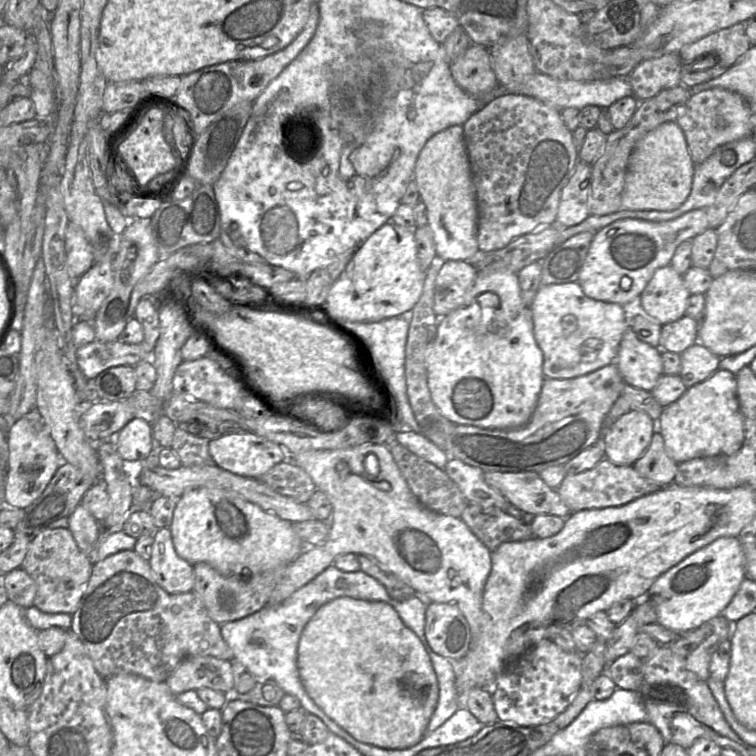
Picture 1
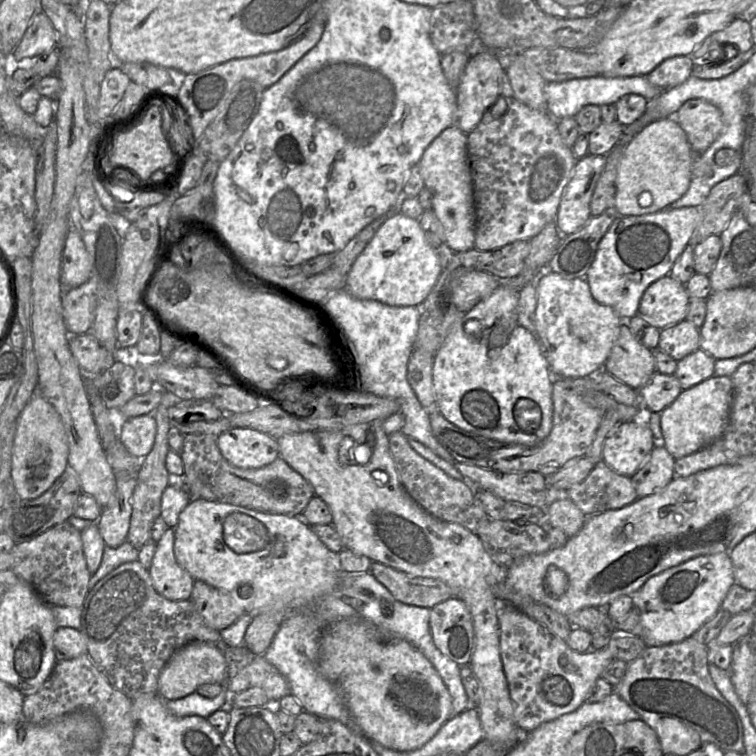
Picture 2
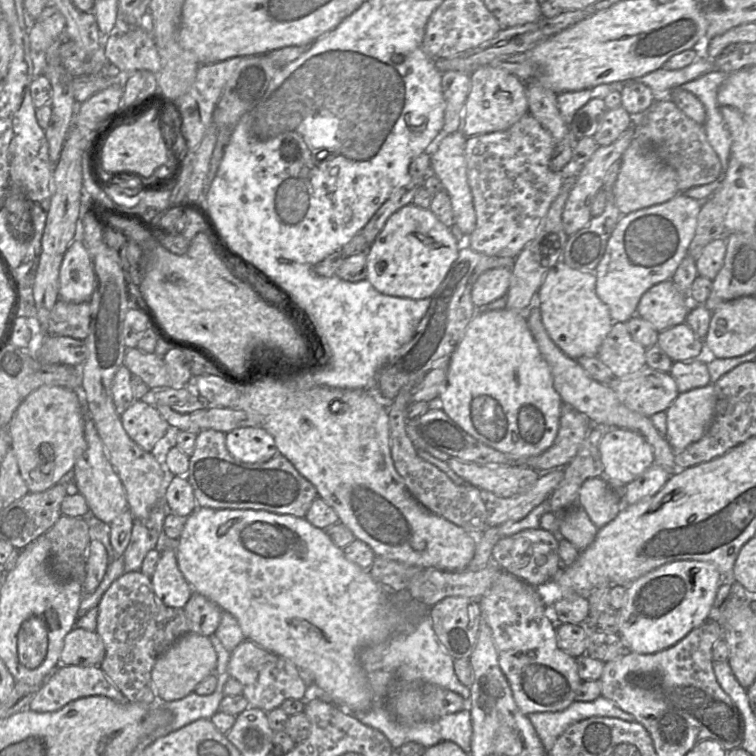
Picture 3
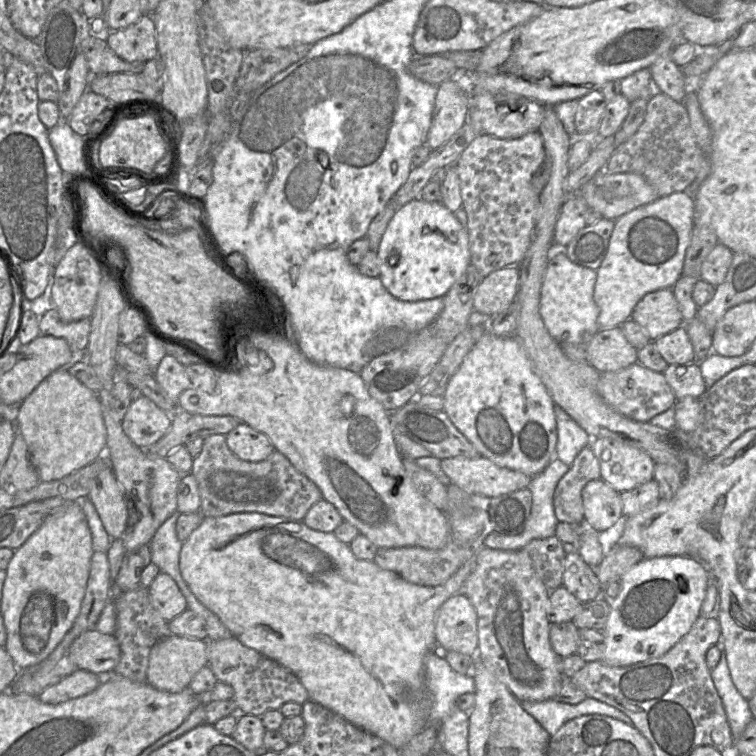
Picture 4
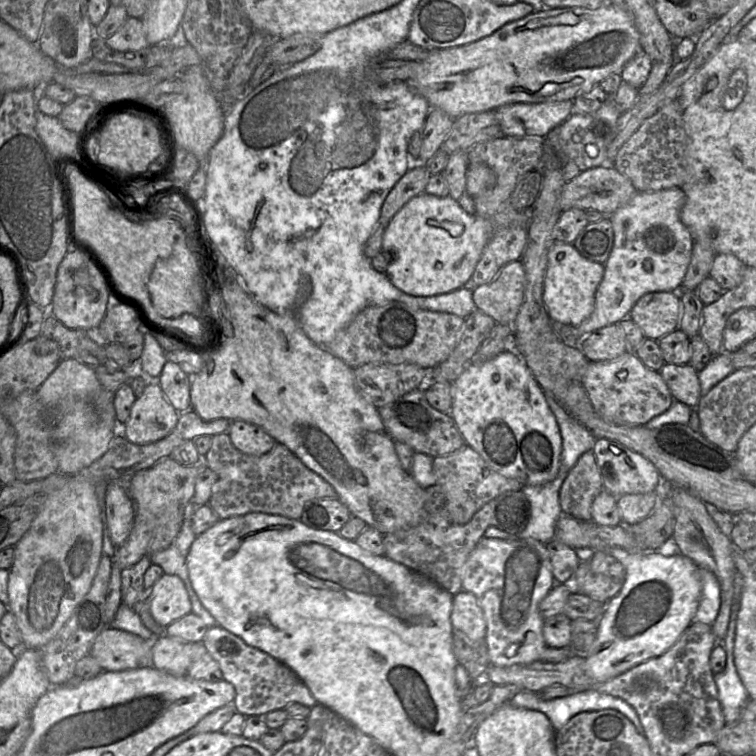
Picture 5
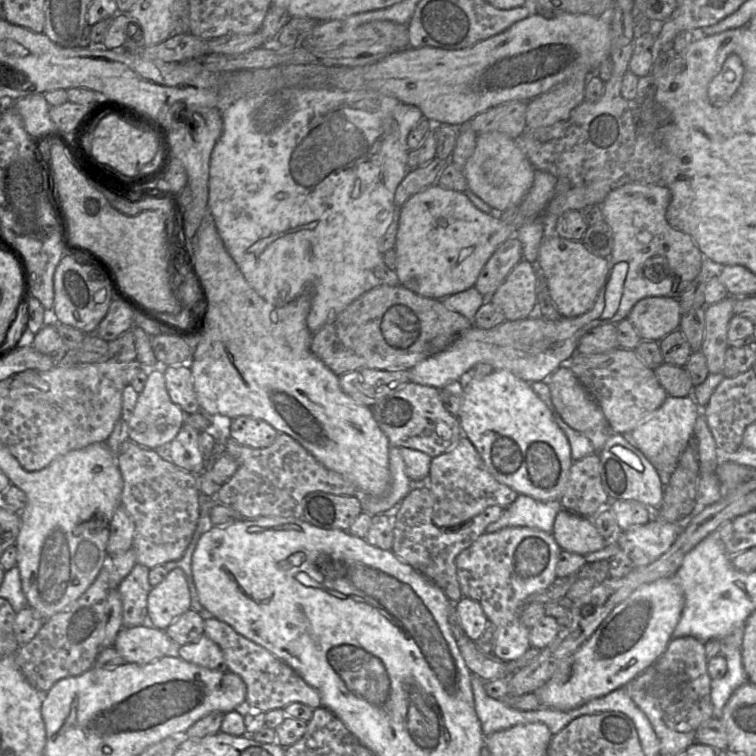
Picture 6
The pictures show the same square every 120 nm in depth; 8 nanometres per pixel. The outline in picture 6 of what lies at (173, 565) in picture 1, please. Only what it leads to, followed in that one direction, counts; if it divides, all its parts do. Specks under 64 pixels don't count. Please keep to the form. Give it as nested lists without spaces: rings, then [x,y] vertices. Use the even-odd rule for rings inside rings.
[[[179,568],[170,571],[148,595],[149,622],[159,630],[166,630],[174,620],[190,609],[191,598],[187,579]]]

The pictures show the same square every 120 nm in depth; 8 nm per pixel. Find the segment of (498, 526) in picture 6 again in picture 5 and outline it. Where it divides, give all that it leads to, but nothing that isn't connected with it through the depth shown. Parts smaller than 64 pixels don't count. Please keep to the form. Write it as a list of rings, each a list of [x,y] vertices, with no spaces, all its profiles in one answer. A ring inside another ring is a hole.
[[[561,465],[554,480],[543,485],[522,487],[521,490],[530,504],[530,517],[521,533],[513,535],[496,527],[488,527],[484,537],[508,541],[532,538],[544,544],[555,539],[556,524],[562,513],[559,492],[568,471]]]

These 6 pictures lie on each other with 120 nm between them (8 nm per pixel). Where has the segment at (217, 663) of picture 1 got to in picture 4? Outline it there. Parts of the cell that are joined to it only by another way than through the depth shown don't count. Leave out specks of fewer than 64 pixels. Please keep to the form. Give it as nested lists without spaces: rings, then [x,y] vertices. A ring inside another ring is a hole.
[[[169,635],[158,641],[150,651],[147,668],[147,683],[152,687],[168,692],[180,693],[189,689],[194,675],[208,665],[206,655],[207,640],[192,639],[177,635]]]

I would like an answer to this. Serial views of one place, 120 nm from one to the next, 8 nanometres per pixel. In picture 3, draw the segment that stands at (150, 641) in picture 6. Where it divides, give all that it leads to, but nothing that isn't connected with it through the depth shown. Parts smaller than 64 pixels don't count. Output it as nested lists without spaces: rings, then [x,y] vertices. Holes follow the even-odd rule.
[[[74,627],[64,638],[60,663],[76,666],[99,666],[105,646],[96,631]]]

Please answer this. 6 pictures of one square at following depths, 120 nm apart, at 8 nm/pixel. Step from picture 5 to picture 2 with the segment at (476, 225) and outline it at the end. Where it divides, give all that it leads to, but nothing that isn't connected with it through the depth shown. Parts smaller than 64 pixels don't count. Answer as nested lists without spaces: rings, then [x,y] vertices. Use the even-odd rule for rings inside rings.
[[[393,212],[352,265],[345,289],[357,299],[375,300],[393,307],[421,306],[442,270],[441,259],[427,242],[419,221]]]

